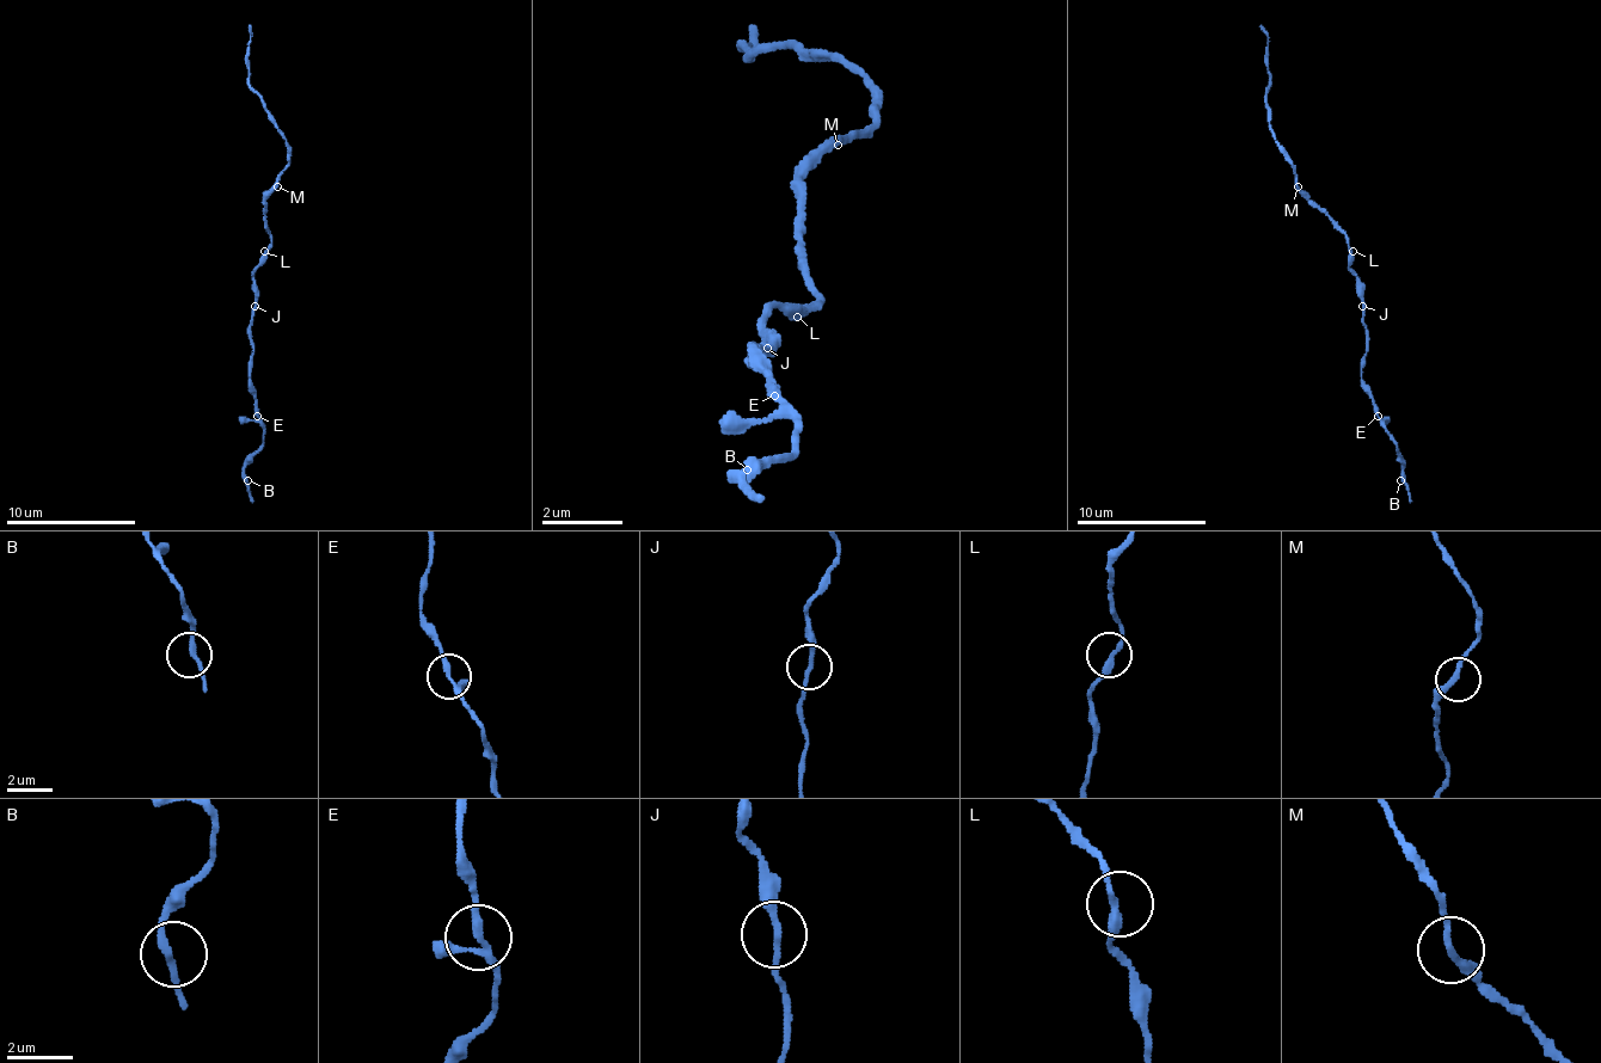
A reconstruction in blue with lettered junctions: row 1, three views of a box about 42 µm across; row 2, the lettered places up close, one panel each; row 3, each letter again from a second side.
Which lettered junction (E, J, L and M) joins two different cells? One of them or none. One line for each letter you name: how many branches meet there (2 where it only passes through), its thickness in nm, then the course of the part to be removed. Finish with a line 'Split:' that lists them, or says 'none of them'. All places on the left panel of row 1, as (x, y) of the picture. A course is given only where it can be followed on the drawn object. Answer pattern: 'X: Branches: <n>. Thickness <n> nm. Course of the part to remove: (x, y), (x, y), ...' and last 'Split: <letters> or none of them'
Split: none of them

